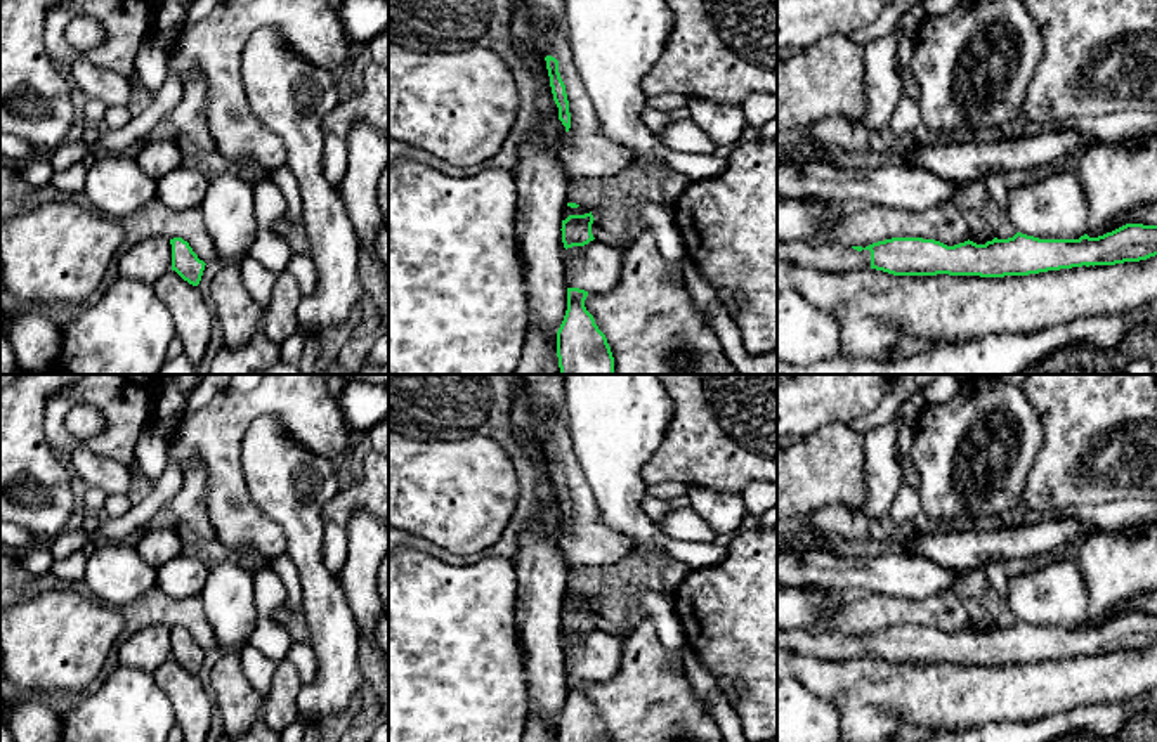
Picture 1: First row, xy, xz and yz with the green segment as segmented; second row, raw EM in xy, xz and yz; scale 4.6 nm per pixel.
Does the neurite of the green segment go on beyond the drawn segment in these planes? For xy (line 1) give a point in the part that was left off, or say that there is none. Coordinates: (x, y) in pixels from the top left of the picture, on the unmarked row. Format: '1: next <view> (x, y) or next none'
1: next none

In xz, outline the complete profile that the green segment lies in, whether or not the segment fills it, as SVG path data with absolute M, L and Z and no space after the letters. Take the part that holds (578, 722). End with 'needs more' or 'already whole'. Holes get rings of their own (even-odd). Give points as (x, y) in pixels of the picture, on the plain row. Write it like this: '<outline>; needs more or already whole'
M567 676L567 699L557 719L557 742L612 742L605 723L586 699L588 680Z; already whole

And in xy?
M182 626L170 628L172 633L172 659L184 669L198 674L205 659L205 650L198 647L187 629Z; already whole

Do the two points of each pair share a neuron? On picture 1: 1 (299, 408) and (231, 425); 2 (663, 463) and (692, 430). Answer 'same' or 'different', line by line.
1: same
2: same

